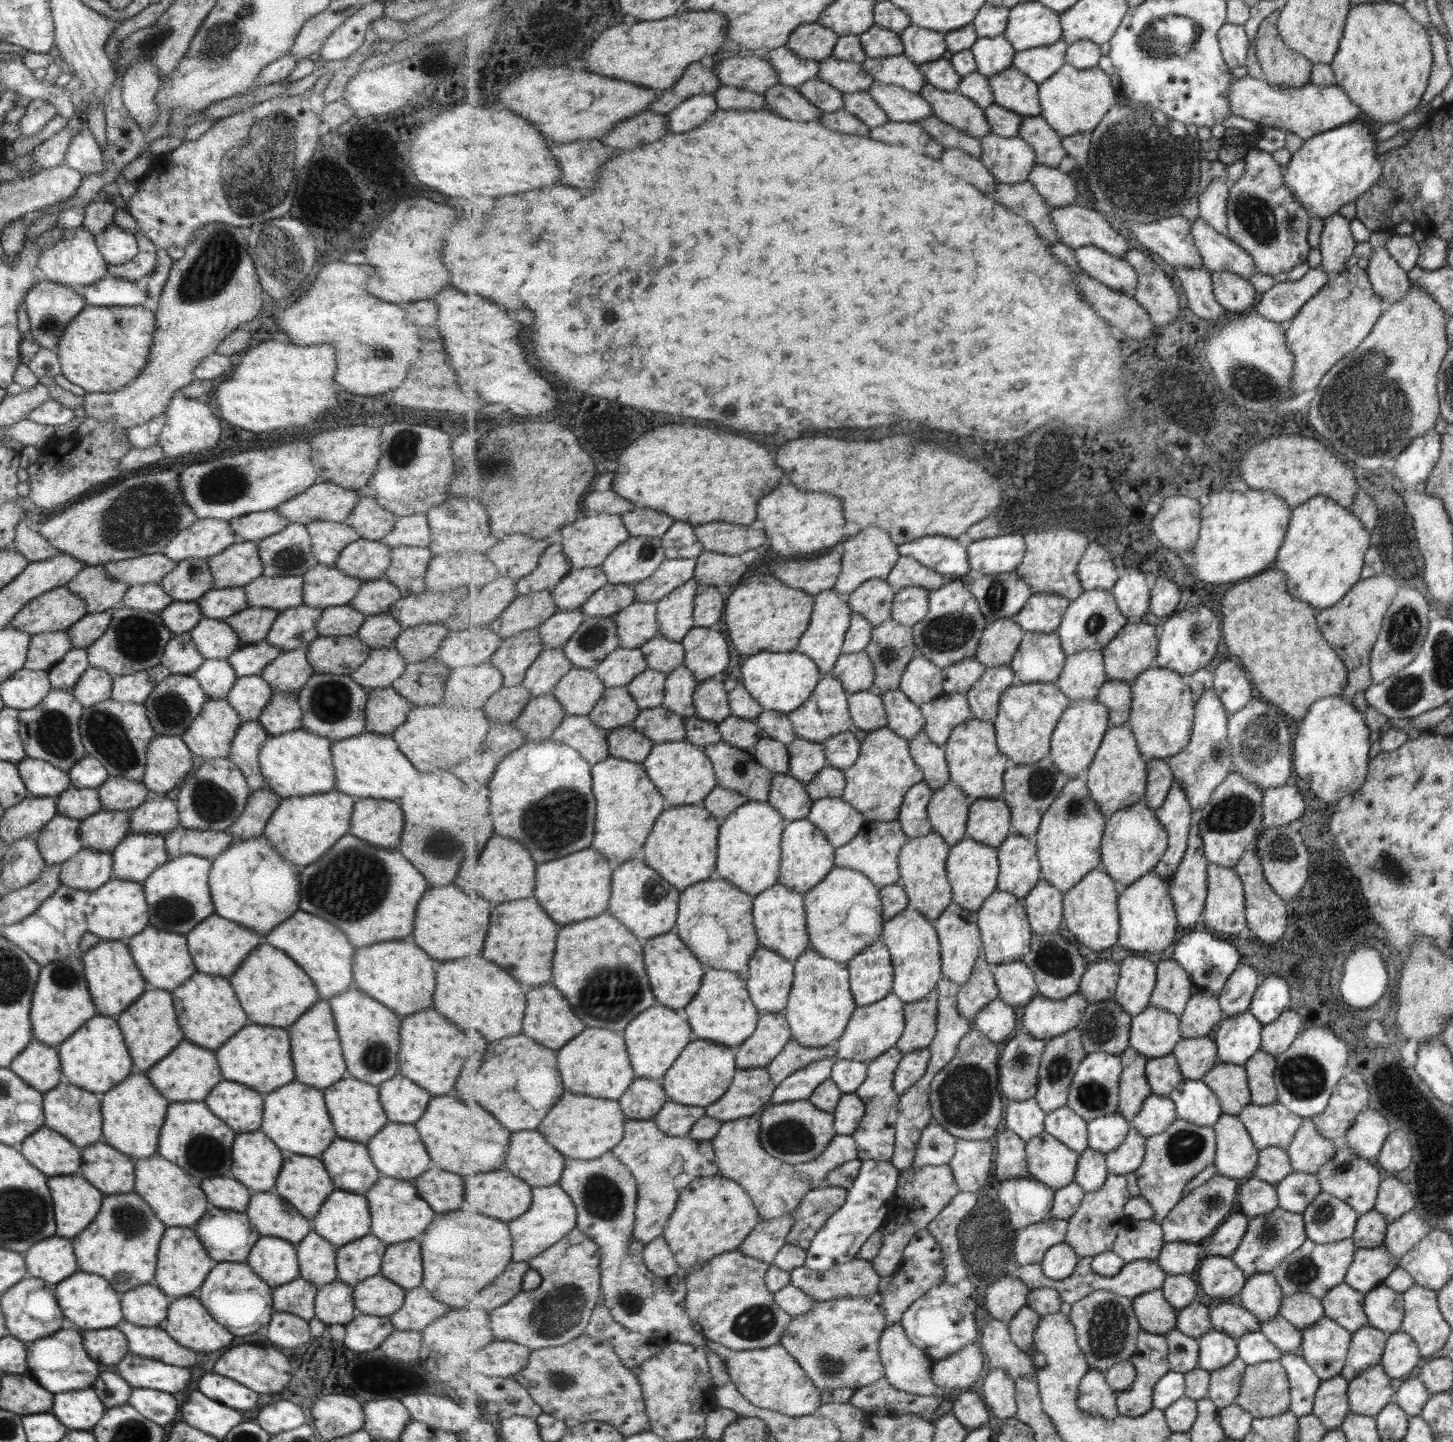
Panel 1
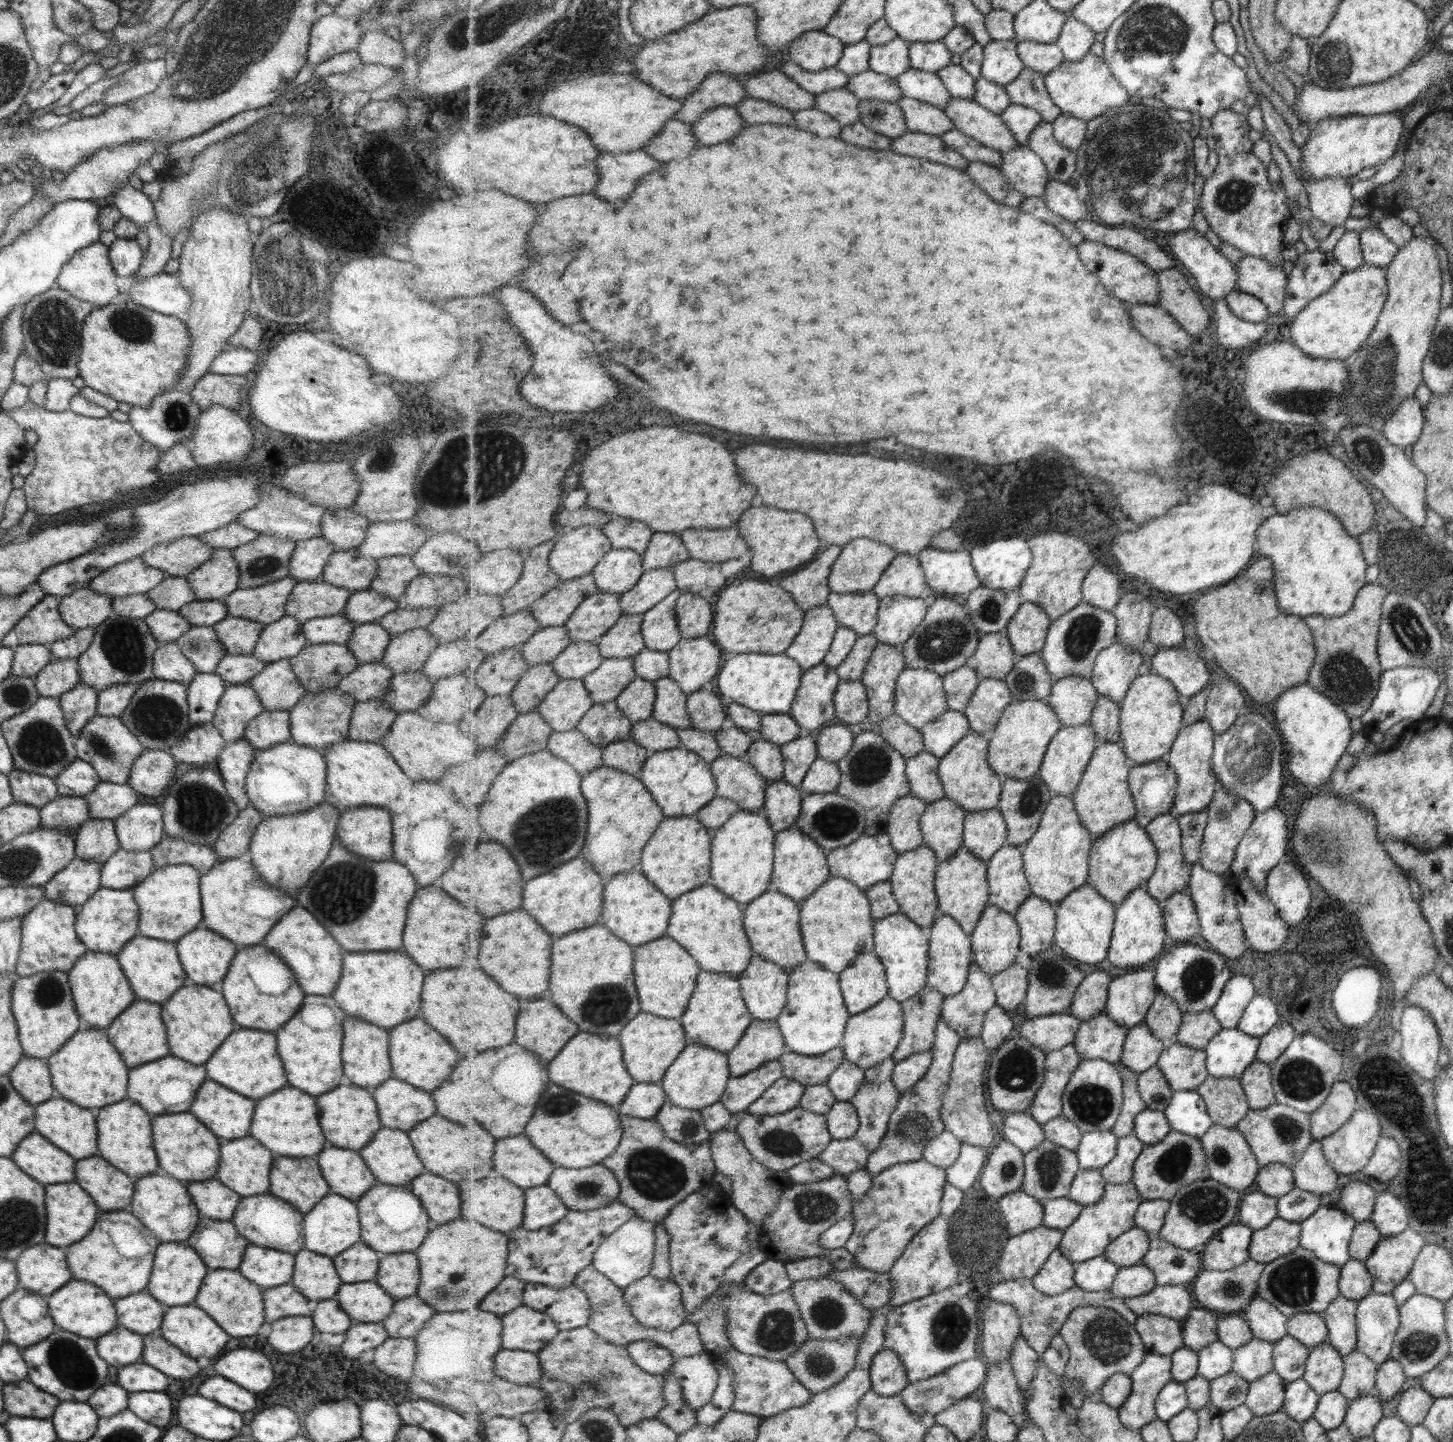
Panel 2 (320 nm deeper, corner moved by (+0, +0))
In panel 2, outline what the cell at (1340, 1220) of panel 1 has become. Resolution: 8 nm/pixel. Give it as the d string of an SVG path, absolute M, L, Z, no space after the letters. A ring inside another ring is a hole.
M1319 1206L1312 1217L1308 1217L1300 1223L1301 1248L1313 1252L1322 1262L1341 1267L1350 1260L1348 1243L1356 1223L1347 1214L1335 1206Z

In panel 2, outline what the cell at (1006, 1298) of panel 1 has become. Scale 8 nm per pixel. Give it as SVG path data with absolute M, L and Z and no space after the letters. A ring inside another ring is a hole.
M991 1301L982 1314L982 1348L990 1365L1010 1359L1016 1340L1022 1334L1020 1311L1008 1302Z

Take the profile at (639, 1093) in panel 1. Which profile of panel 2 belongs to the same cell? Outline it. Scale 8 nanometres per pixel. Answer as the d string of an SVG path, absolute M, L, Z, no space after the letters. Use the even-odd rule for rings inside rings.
M636 1082L620 1104L619 1111L630 1117L655 1119L666 1101L667 1094L661 1084Z

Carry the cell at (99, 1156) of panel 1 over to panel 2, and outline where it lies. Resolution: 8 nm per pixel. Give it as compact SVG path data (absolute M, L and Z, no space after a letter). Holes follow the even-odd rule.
M98 1153L75 1162L75 1182L89 1194L100 1211L128 1209L134 1181L109 1166Z

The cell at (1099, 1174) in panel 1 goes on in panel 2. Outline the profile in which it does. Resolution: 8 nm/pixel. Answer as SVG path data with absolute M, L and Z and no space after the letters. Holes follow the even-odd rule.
M1081 1169L1072 1184L1070 1198L1085 1206L1097 1204L1106 1191L1106 1182L1101 1170Z

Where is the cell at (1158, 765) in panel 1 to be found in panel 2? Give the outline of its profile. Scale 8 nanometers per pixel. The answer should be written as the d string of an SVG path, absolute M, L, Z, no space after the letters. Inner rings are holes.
M1166 757L1143 765L1133 764L1130 786L1137 804L1136 821L1141 826L1172 812L1178 789L1177 772Z

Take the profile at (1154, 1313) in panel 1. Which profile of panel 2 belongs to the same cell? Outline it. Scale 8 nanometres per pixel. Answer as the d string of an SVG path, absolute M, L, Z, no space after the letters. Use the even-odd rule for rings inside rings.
M1163 1314L1139 1316L1134 1324L1150 1353L1172 1357L1184 1347L1183 1322Z

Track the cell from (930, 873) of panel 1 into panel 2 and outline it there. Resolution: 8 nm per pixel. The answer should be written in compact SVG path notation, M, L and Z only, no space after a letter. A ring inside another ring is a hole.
M925 844L915 850L900 853L892 883L893 894L900 903L901 912L907 914L913 922L928 929L940 915L940 903L936 891L936 878L940 862L936 851Z

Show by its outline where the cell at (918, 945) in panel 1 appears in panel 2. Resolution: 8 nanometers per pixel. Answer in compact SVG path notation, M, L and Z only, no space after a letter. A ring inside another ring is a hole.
M899 911L878 919L874 951L880 955L888 975L889 997L899 1002L908 1001L928 984L930 937L928 930L913 922L907 914Z

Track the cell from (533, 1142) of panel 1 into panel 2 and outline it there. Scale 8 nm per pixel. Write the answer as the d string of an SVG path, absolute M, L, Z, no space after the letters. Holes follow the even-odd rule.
M525 1135L497 1142L495 1173L501 1172L513 1184L525 1190L547 1185L556 1167L552 1159L535 1148L532 1139Z

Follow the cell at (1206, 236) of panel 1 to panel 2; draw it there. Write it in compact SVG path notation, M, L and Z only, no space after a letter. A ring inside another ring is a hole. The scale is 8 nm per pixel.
M1245 255L1237 264L1237 288L1248 294L1253 294L1261 302L1268 306L1270 315L1280 316L1283 309L1284 299L1287 297L1287 277L1281 267L1272 266L1271 263L1265 262L1265 259L1256 258L1255 256Z

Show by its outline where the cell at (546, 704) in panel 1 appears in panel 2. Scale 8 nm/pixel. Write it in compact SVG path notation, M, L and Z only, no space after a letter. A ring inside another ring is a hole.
M538 711L520 714L500 740L502 754L511 763L522 756L548 749L553 727Z

